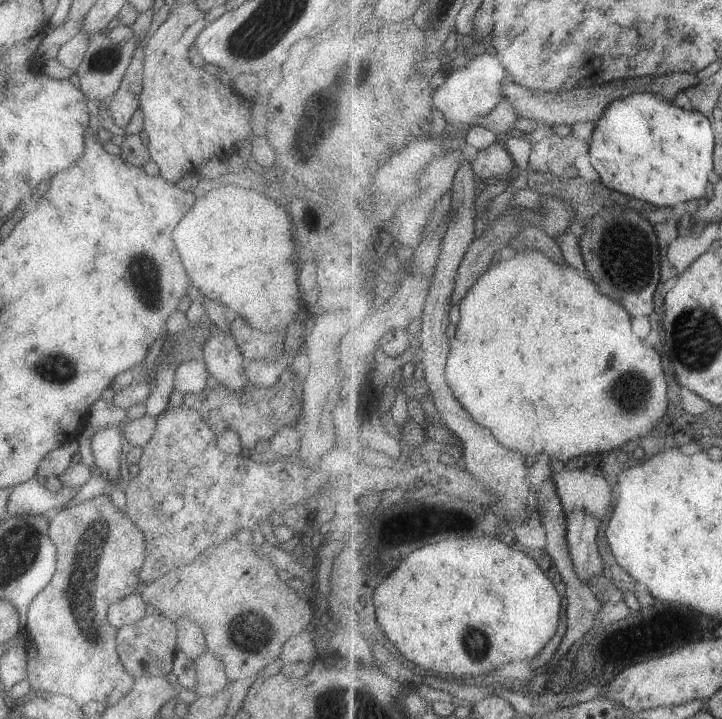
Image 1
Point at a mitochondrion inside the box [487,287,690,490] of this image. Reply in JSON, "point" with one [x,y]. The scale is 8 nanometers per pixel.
{"point":[632,392]}

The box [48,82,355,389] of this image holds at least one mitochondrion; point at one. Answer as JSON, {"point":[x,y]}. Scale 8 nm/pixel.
{"point":[135,261]}

